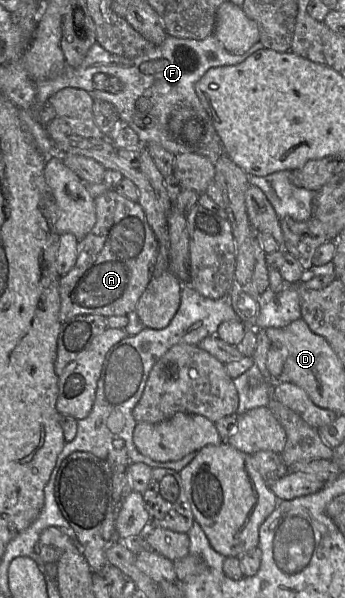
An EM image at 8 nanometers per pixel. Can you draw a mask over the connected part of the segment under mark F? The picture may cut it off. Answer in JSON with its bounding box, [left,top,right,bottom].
[19,35,264,156]

